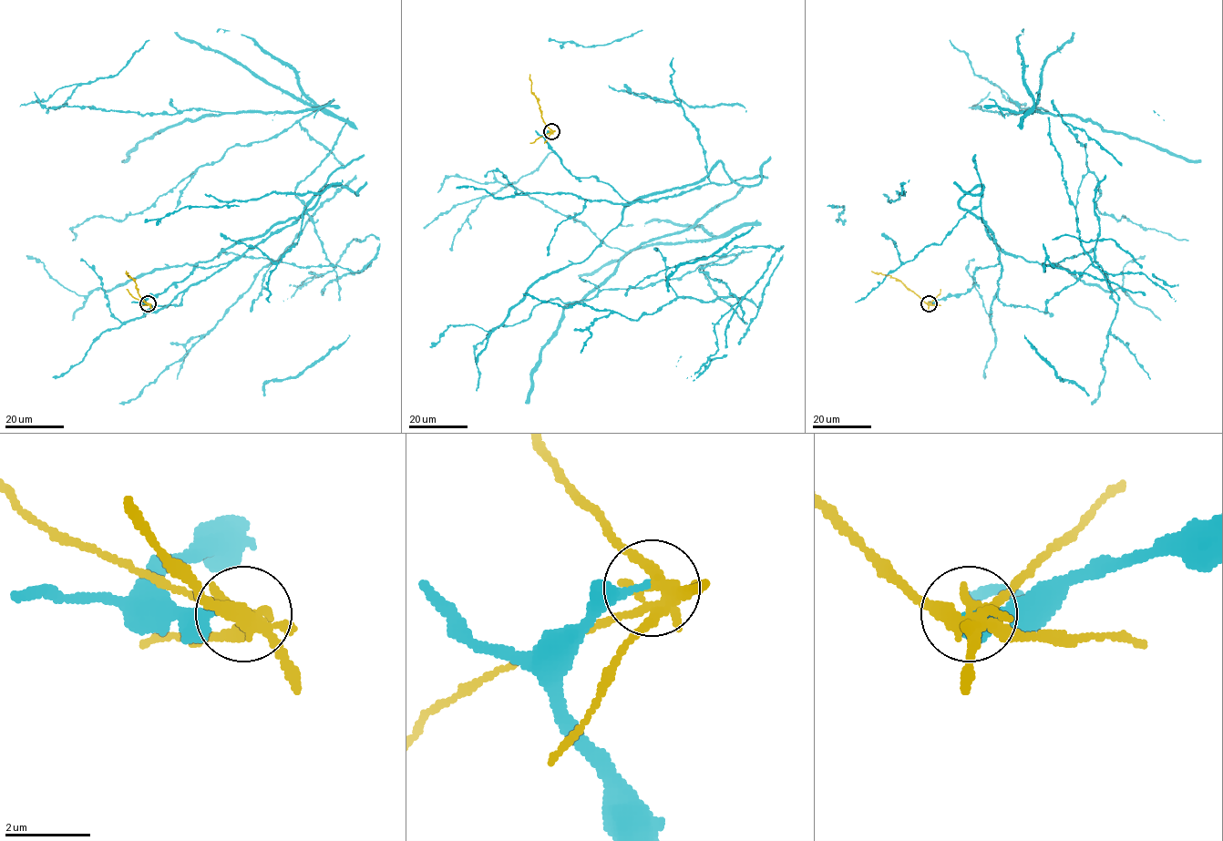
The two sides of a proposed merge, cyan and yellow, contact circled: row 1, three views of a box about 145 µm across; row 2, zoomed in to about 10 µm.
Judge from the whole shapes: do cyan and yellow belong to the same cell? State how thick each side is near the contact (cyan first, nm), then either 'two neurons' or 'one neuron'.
240 nm thick on the cyan side, 280 nm on the other; two neurons

